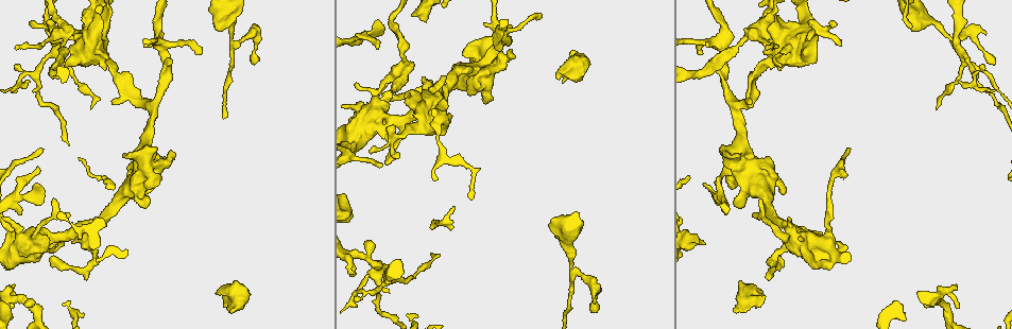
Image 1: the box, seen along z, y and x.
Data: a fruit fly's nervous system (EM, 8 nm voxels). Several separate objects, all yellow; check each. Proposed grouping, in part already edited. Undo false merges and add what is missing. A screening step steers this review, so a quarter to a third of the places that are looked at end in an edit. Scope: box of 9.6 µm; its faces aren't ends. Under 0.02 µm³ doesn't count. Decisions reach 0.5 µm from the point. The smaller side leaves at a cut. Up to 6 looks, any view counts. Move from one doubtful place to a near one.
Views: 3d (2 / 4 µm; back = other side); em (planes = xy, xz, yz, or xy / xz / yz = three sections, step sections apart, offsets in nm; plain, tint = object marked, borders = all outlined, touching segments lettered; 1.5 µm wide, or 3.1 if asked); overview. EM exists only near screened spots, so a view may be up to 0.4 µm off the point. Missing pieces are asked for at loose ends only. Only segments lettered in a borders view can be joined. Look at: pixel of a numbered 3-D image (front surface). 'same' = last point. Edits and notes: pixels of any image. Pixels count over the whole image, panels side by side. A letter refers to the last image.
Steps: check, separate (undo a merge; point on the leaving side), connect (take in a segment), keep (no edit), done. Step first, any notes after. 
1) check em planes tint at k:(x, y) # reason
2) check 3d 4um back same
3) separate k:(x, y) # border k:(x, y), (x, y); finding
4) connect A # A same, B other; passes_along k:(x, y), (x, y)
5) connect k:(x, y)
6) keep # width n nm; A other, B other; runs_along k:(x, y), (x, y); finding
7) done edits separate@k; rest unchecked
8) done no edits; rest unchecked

check em yz step 4 tint at 1:(732, 172) # free end

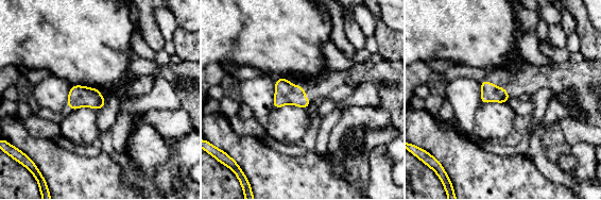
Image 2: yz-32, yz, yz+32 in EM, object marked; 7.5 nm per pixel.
check em planes borders same

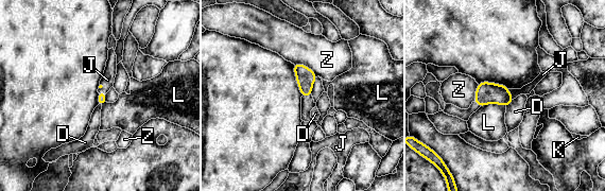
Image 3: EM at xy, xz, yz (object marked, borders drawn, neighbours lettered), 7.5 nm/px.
connect J # D other, J same, K other, L other, Z other; passes_along 3:(486, 92), (512, 94), (526, 89); the cell continues

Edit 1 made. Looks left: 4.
check overview

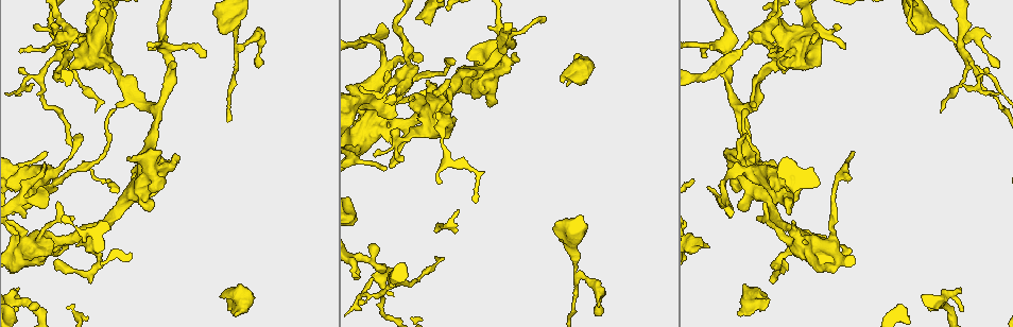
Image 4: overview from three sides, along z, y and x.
check em xz step 4 tint at 4:(234, 41) # sharp bend

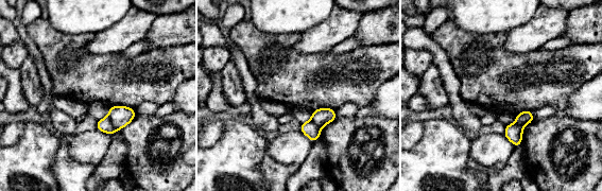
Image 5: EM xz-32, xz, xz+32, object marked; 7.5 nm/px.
check em planes borders same

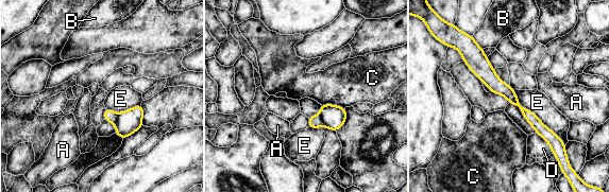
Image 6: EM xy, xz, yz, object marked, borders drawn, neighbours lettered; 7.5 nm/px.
separate 6:(128, 122) # A other, B other, C other, D other, E other; border 6:(118, 114), (115, 123); two cells meet here

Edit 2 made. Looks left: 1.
done edits connect@3, separate@6; rest unchecked

